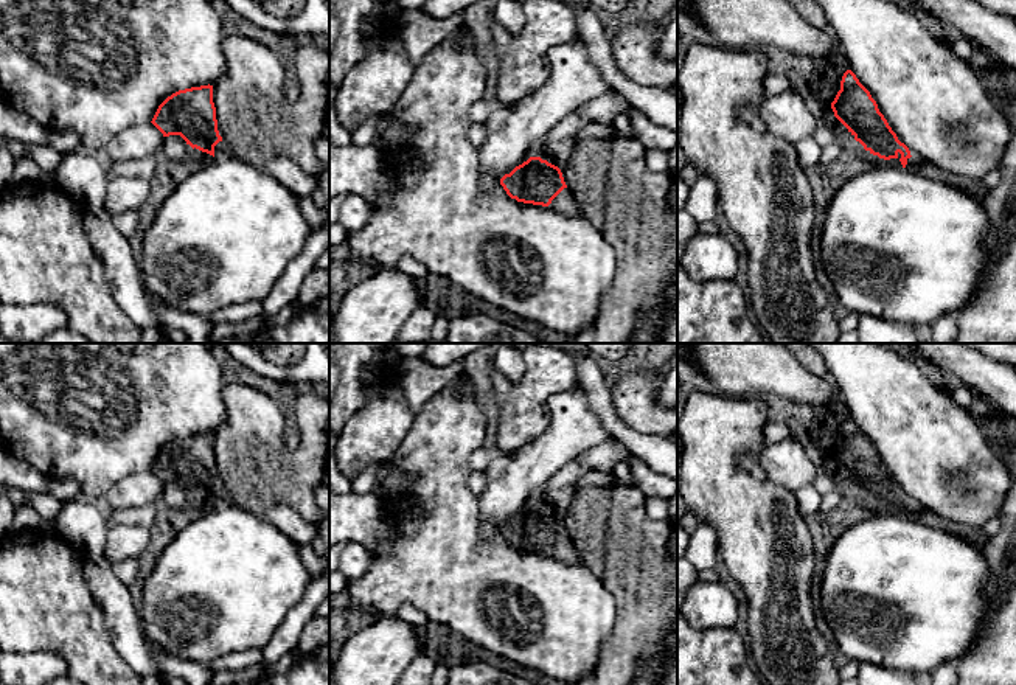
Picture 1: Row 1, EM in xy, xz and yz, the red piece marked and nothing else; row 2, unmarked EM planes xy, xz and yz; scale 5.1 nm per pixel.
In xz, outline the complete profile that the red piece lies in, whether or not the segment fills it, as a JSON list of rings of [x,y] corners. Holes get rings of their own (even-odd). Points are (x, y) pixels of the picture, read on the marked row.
[[[530,157],[516,166],[500,179],[500,185],[517,202],[548,207],[564,216],[579,216],[579,205],[561,169],[541,157]]]

